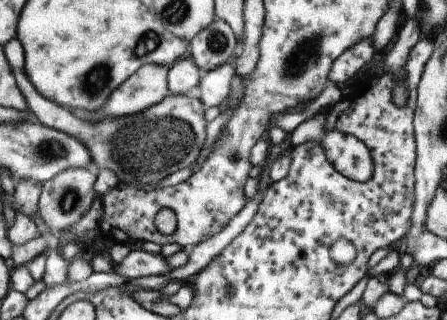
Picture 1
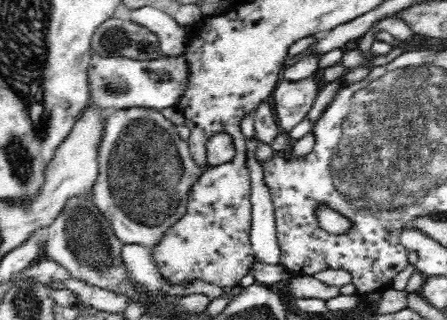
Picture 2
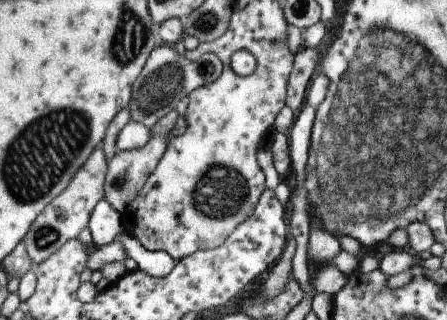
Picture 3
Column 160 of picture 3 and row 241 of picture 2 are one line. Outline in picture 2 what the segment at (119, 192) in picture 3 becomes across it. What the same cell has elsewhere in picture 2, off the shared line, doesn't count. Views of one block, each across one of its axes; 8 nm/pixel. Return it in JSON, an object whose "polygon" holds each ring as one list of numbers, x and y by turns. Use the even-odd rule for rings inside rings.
{"polygon":[[148,108,108,112,98,152,100,172,92,192,94,204,108,218,124,246,142,244,154,248,186,216,190,188,202,176,202,166,194,164,190,146,180,140,176,126,160,110]]}

